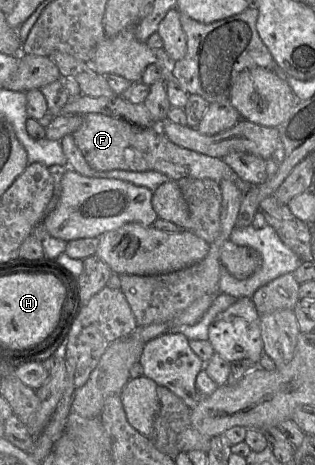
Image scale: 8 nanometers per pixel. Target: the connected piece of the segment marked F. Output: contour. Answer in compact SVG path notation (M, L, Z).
M89 113L83 116L82 124L72 135L87 163L95 170L153 170L176 181L181 178L211 179L218 183L222 180L229 180L235 183L243 193L252 187L244 182L221 158L210 157L176 145L167 138L157 124L154 124L153 127L140 127L121 118Z

